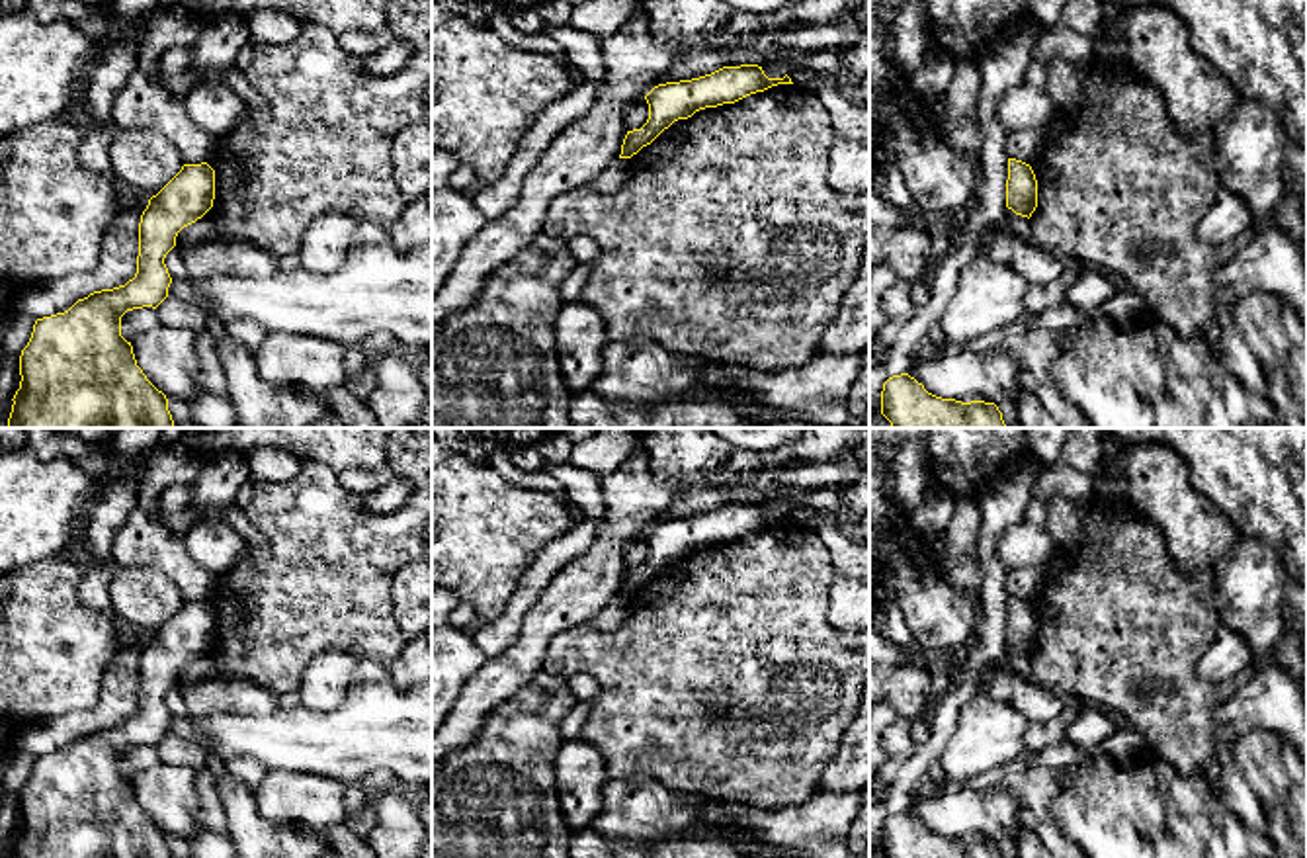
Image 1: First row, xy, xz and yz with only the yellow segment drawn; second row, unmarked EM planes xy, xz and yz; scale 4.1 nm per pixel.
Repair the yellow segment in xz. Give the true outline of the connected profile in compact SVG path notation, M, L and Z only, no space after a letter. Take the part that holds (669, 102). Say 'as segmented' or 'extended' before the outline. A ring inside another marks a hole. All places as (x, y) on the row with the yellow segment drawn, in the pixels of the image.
as segmented; M758 64L723 66L699 78L658 84L645 96L649 104L647 123L627 131L619 158L631 158L678 119L688 119L705 107L735 104L778 84L793 82L787 74L768 78Z

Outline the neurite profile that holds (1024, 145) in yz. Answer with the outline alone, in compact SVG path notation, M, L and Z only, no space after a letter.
M1037 129L1008 131L1006 137L1008 158L1016 158L1026 164L1032 164L1035 156L1041 152L1043 143L1045 137Z

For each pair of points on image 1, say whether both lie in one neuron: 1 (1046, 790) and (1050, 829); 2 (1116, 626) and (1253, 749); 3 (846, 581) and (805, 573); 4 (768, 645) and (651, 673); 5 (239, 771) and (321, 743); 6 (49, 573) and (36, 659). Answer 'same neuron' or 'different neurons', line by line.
1: same neuron
2: same neuron
3: different neurons
4: same neuron
5: different neurons
6: same neuron

